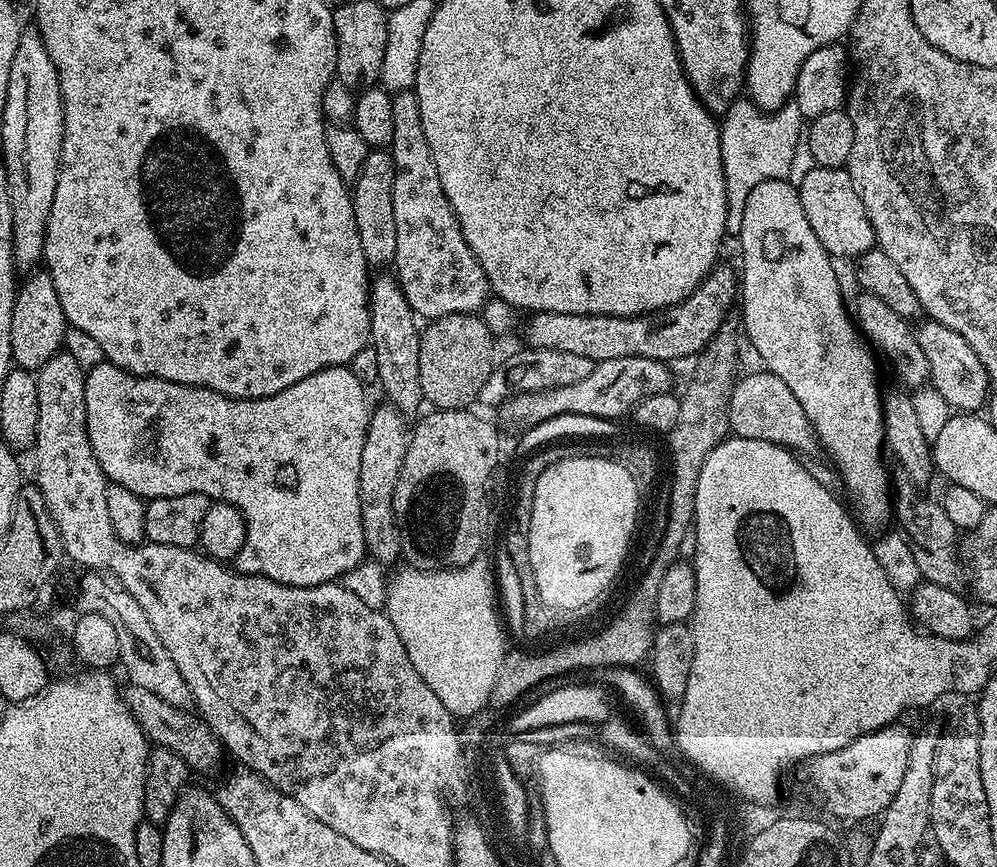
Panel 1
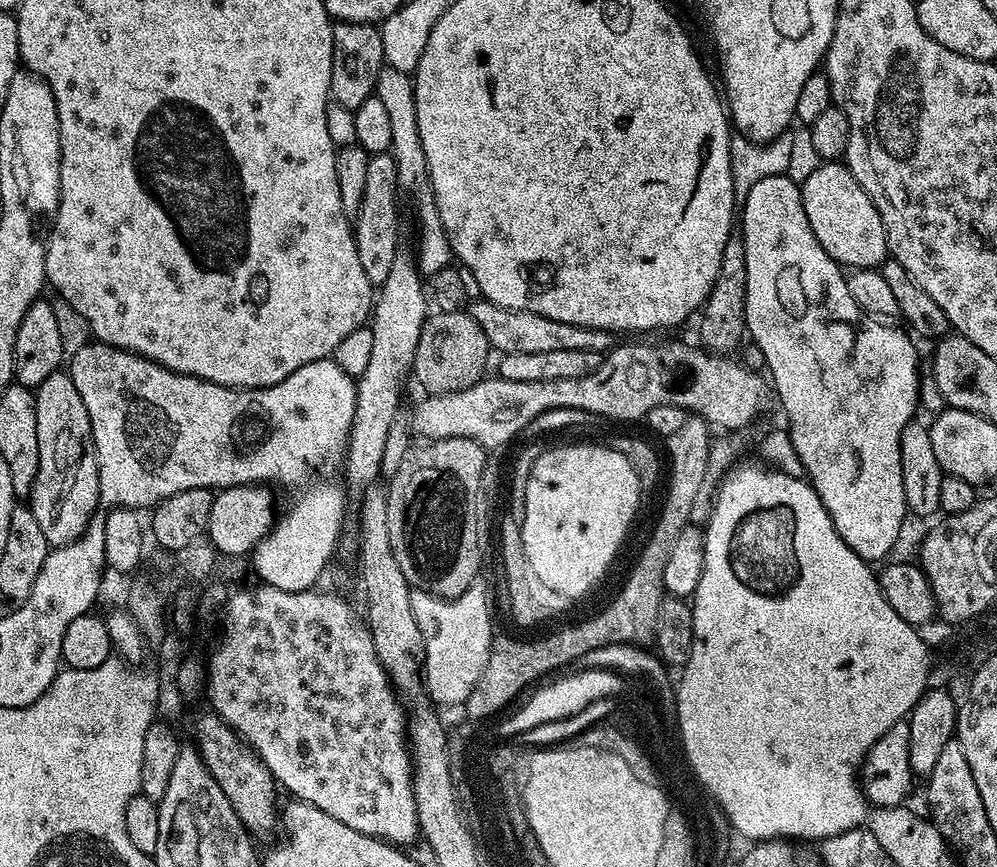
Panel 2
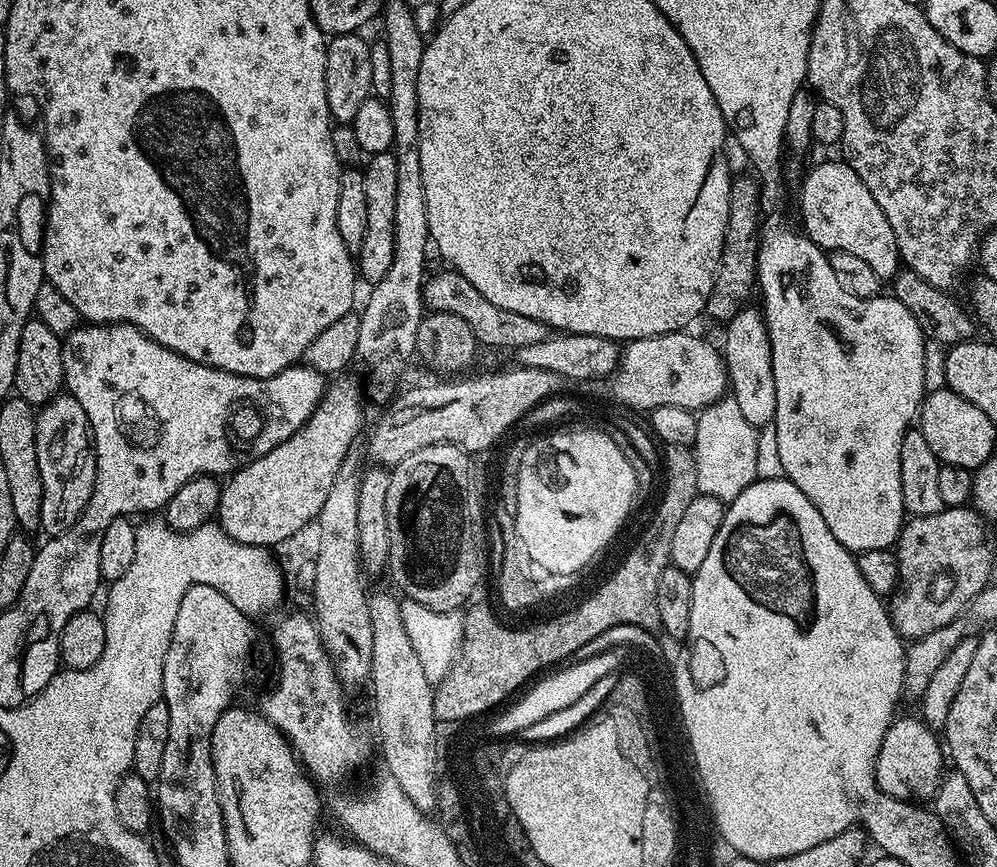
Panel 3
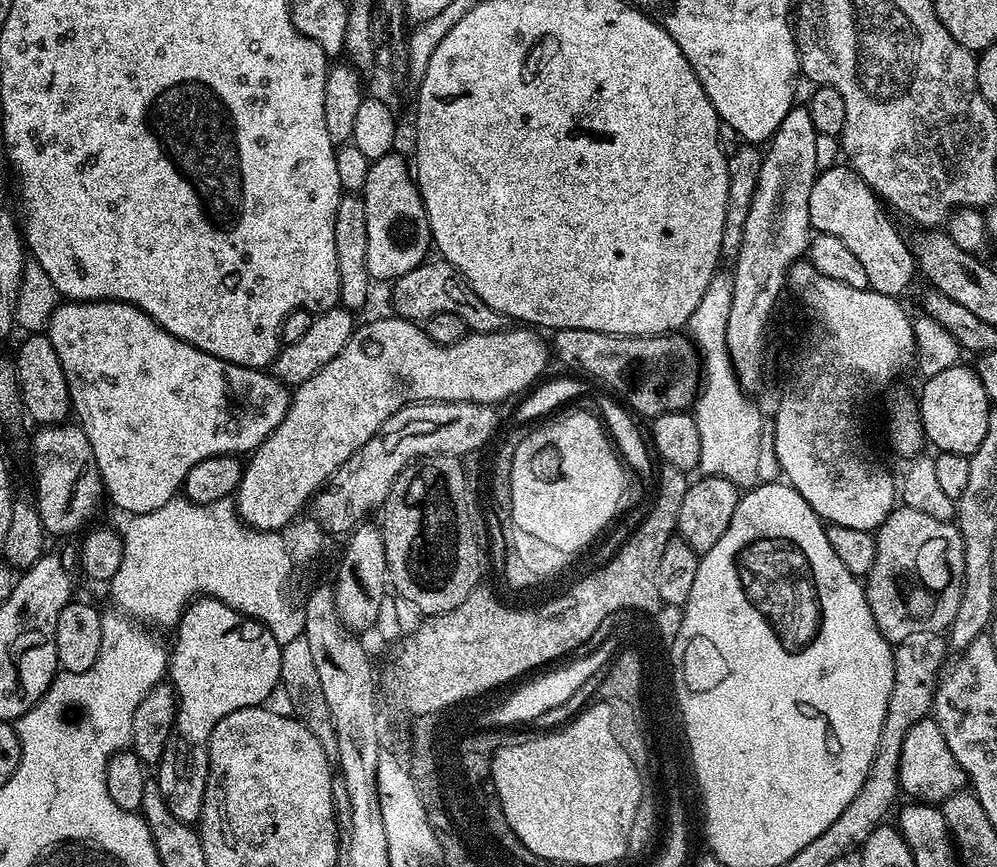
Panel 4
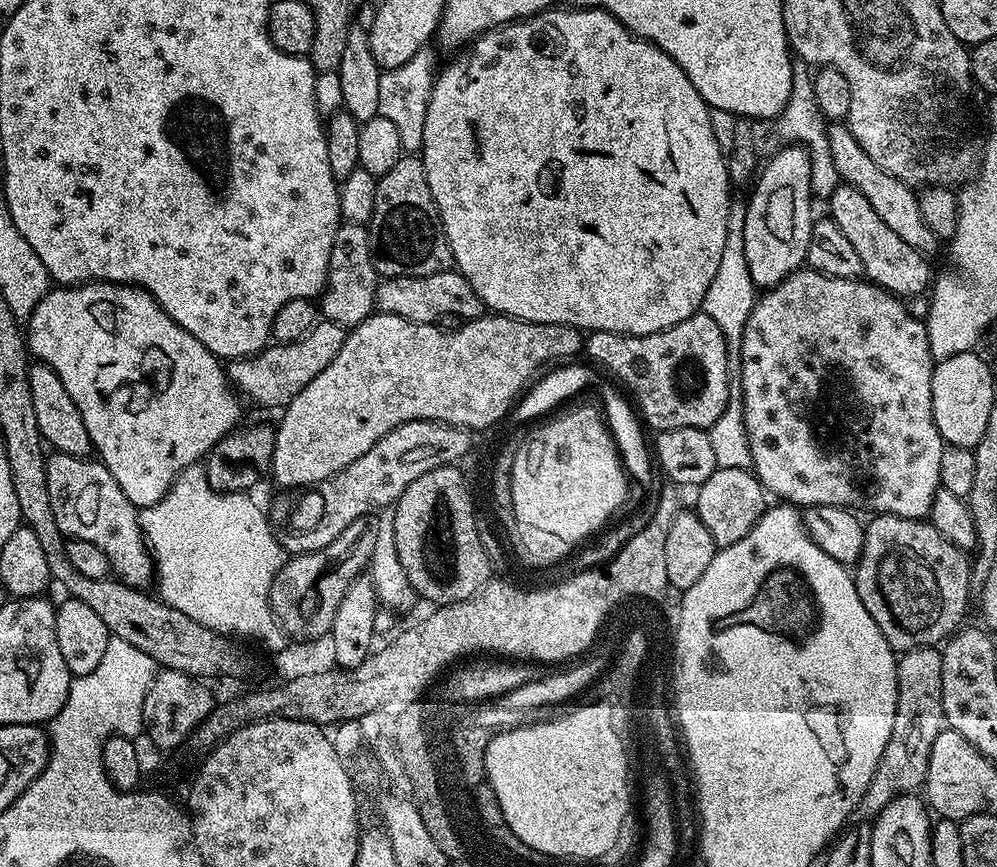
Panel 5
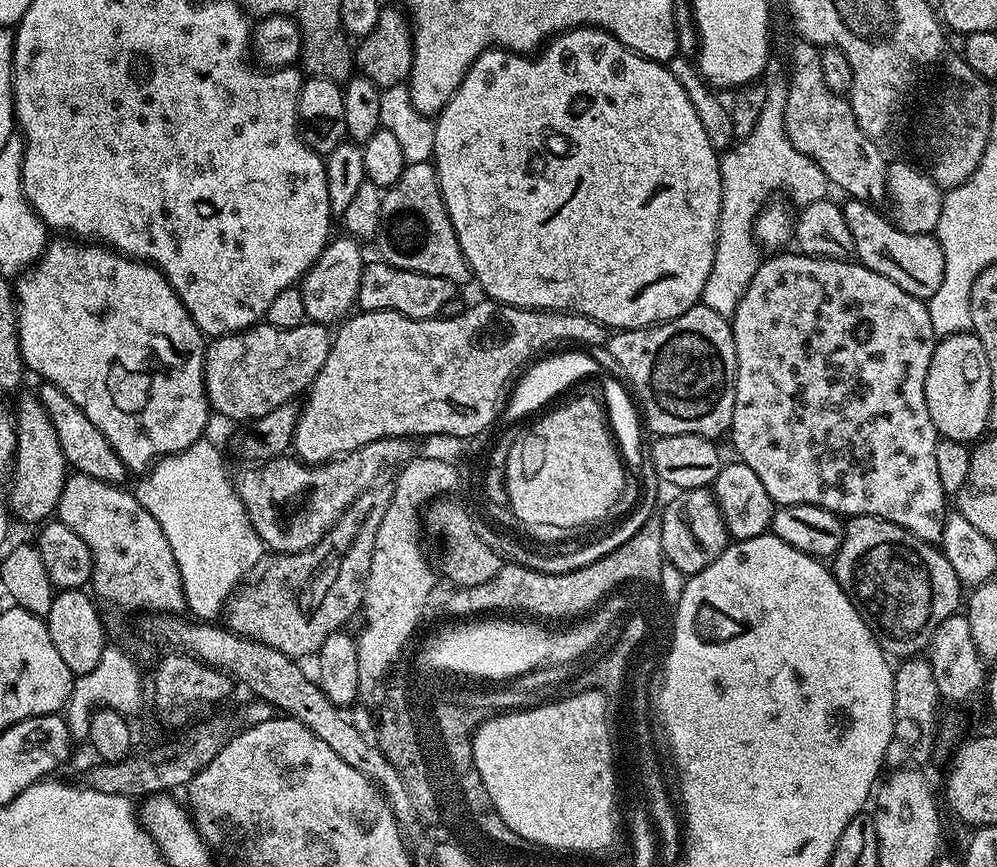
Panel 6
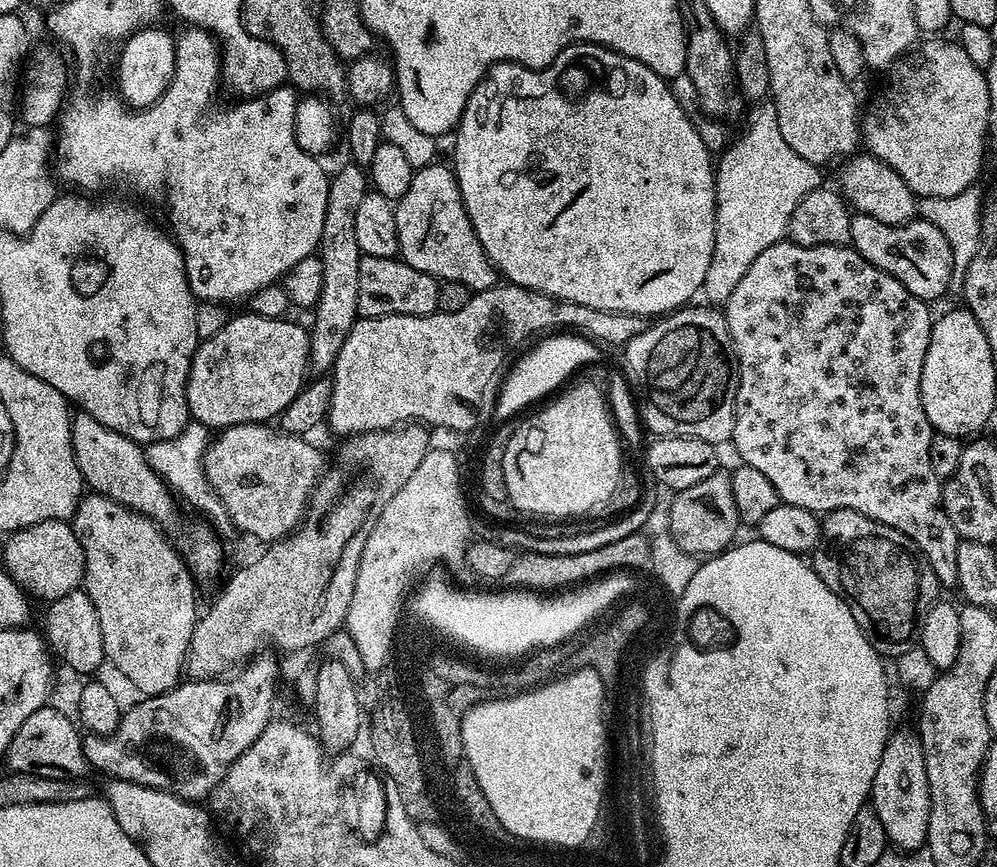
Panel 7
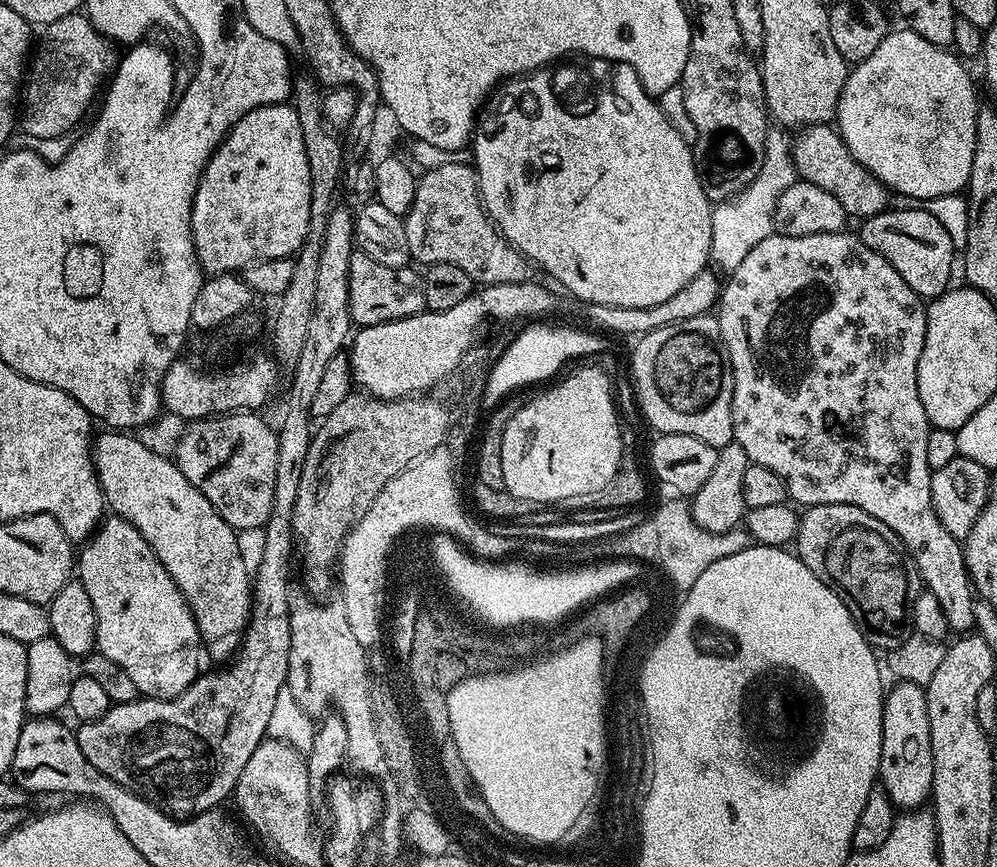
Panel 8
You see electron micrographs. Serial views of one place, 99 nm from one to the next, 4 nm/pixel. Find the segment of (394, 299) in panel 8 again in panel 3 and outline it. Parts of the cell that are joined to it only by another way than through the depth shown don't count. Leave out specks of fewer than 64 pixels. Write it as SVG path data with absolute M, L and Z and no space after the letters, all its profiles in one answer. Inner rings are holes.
M443 270L437 276L429 275L424 282L424 302L433 312L458 314L458 318L466 318L470 330L474 330L477 345L488 348L505 348L508 354L515 353L522 346L531 346L534 342L542 342L550 335L547 324L534 318L526 318L526 314L514 314L514 310L502 310L502 306L494 306L490 298L478 294L461 272Z

